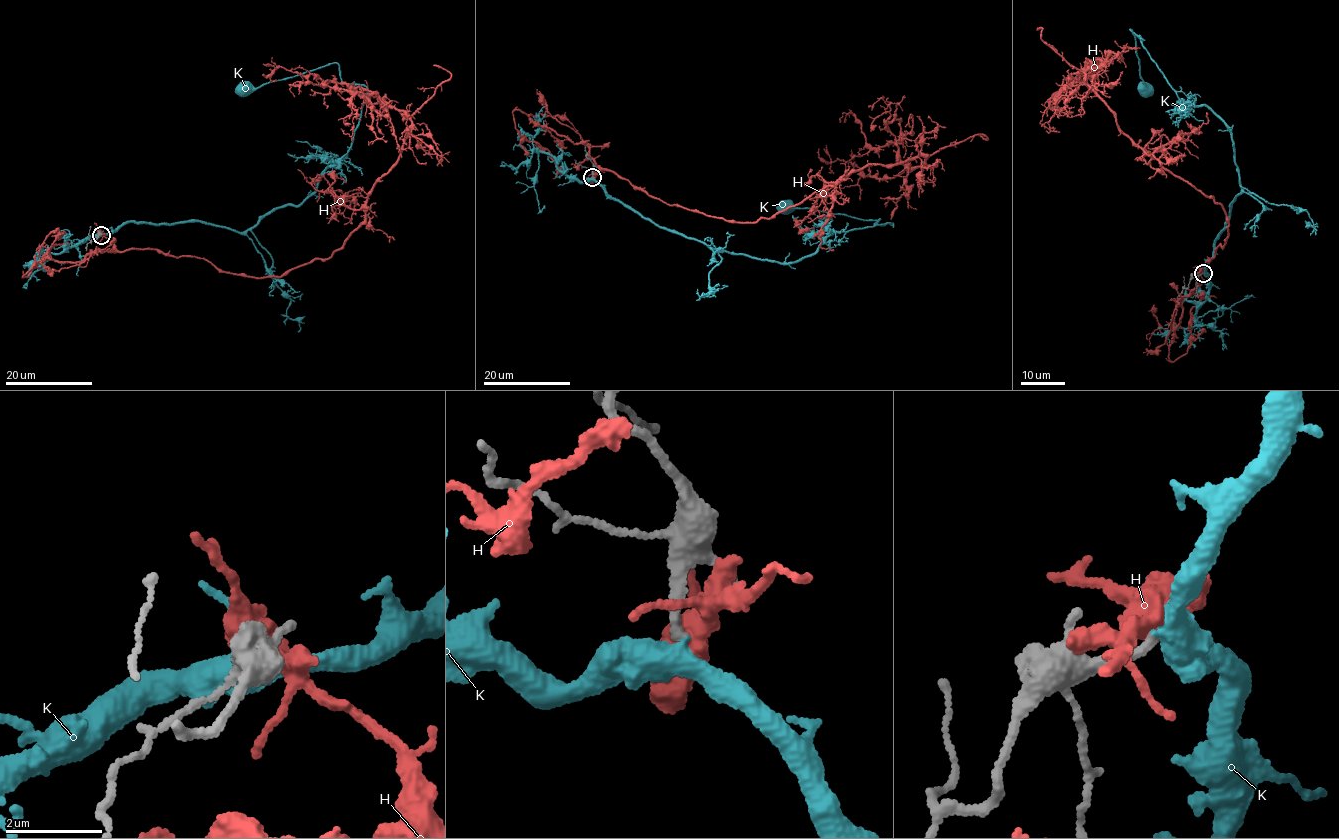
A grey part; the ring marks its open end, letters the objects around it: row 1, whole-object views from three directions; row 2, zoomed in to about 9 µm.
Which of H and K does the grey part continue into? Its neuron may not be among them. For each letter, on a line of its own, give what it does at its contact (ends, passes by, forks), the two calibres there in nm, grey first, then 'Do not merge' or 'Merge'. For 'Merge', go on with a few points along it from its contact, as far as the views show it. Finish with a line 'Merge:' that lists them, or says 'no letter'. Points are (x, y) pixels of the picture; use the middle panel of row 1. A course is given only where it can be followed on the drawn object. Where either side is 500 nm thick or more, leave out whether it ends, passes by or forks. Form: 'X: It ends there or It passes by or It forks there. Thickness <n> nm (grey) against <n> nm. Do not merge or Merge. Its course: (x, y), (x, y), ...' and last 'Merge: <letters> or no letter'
H: It forks there. Thickness 200 nm (grey) against 400 nm. Do not merge
K: It forks there. Thickness 200 nm (grey) against 400 nm. Merge. Its course: (593, 177), (669, 229), (760, 260), (791, 263), (827, 236), (893, 225), (785, 209)
Merge: K

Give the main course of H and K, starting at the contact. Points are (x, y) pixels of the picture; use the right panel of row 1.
H: (1202, 272), (1199, 282), (1228, 234), (1221, 206), (1119, 128), (1085, 78), (1098, 58), (1083, 95)
K: (1202, 272), (1240, 191), (1234, 148), (1227, 125), (1177, 96), (1131, 29), (1147, 88)

